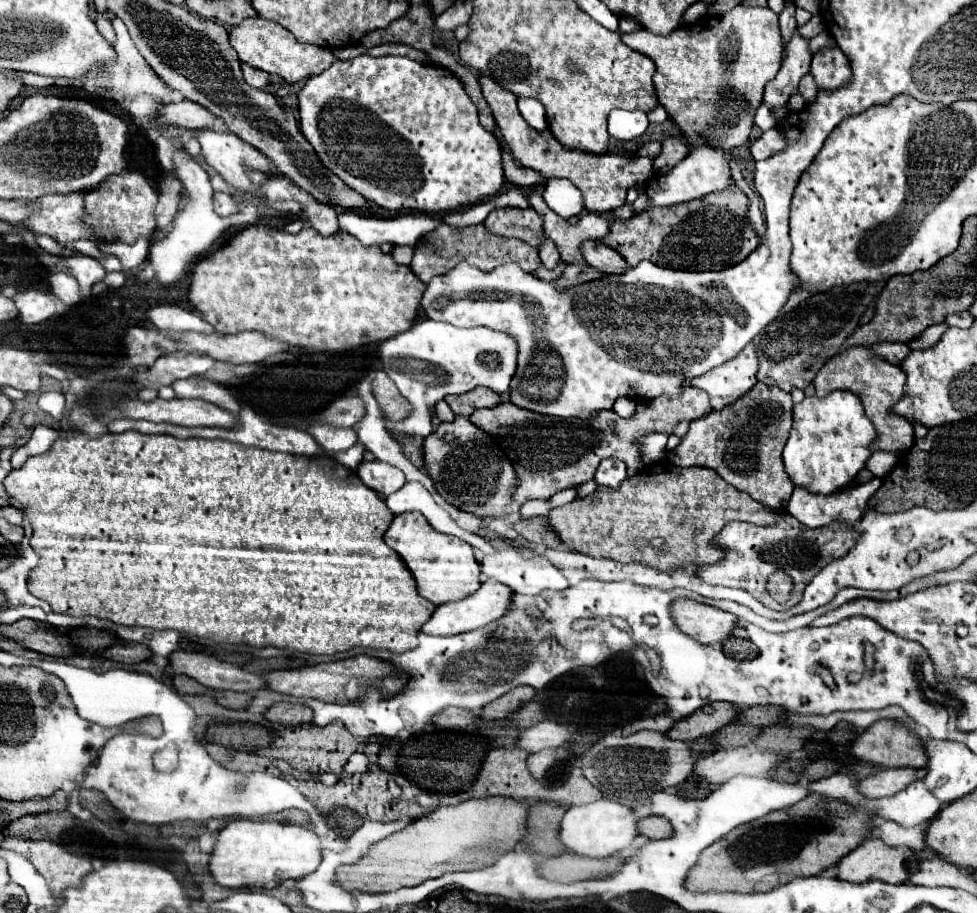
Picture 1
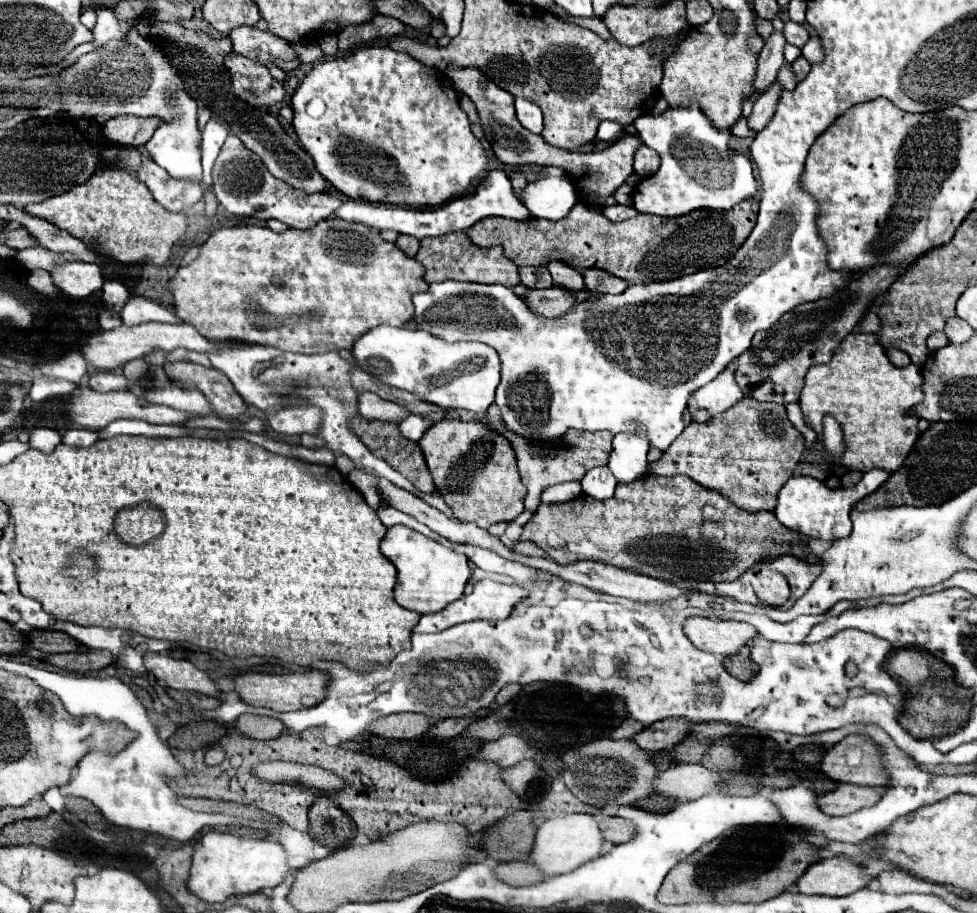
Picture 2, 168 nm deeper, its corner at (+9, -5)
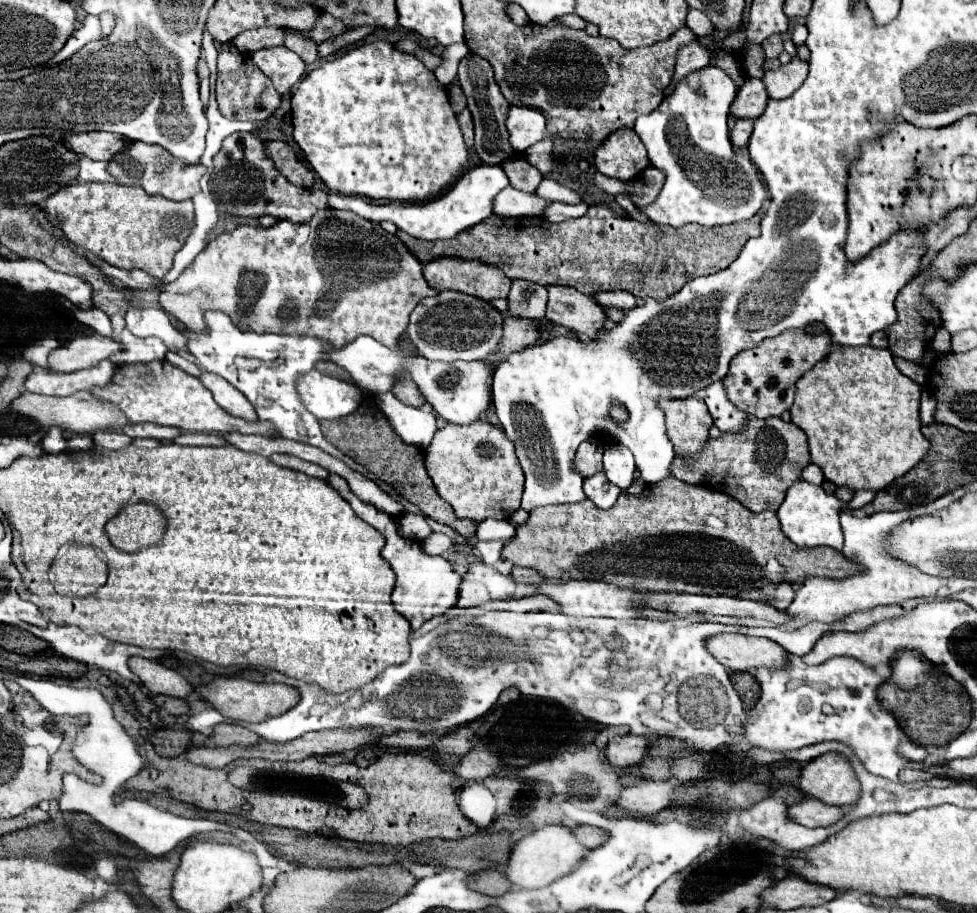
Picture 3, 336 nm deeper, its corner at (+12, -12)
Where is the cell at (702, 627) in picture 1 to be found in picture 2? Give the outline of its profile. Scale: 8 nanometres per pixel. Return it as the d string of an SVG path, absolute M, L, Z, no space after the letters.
M688 617L684 635L702 651L712 655L734 655L740 645L748 645L756 637L756 629L748 623L720 621L708 617Z

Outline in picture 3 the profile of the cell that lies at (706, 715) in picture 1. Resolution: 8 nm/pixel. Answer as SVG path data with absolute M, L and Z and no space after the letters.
M633 734L627 736L615 736L605 746L603 754L613 768L625 768L641 762L647 754L647 738L639 738Z

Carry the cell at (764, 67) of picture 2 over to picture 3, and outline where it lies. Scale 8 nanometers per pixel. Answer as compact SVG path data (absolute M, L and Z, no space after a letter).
M747 78L741 86L735 102L731 104L731 116L735 118L759 118L765 112L769 94L759 78Z

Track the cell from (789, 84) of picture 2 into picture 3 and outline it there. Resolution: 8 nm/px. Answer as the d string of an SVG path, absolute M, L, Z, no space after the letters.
M795 56L791 58L789 64L777 70L767 70L763 76L763 84L771 98L787 98L803 84L807 72L809 72L809 64L805 60L799 60L799 56Z

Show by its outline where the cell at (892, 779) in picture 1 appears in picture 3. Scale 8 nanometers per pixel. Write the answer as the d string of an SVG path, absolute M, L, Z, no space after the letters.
M805 798L787 808L789 820L793 820L801 826L807 826L807 828L835 824L835 820L839 820L839 816L843 816L843 812L845 810L839 806L829 806L819 800L813 800L813 798Z

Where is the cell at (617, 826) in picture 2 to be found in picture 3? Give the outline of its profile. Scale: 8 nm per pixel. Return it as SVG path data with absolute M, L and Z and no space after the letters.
M575 826L571 828L571 832L575 834L577 840L581 840L585 848L597 848L605 842L605 832L595 826Z

